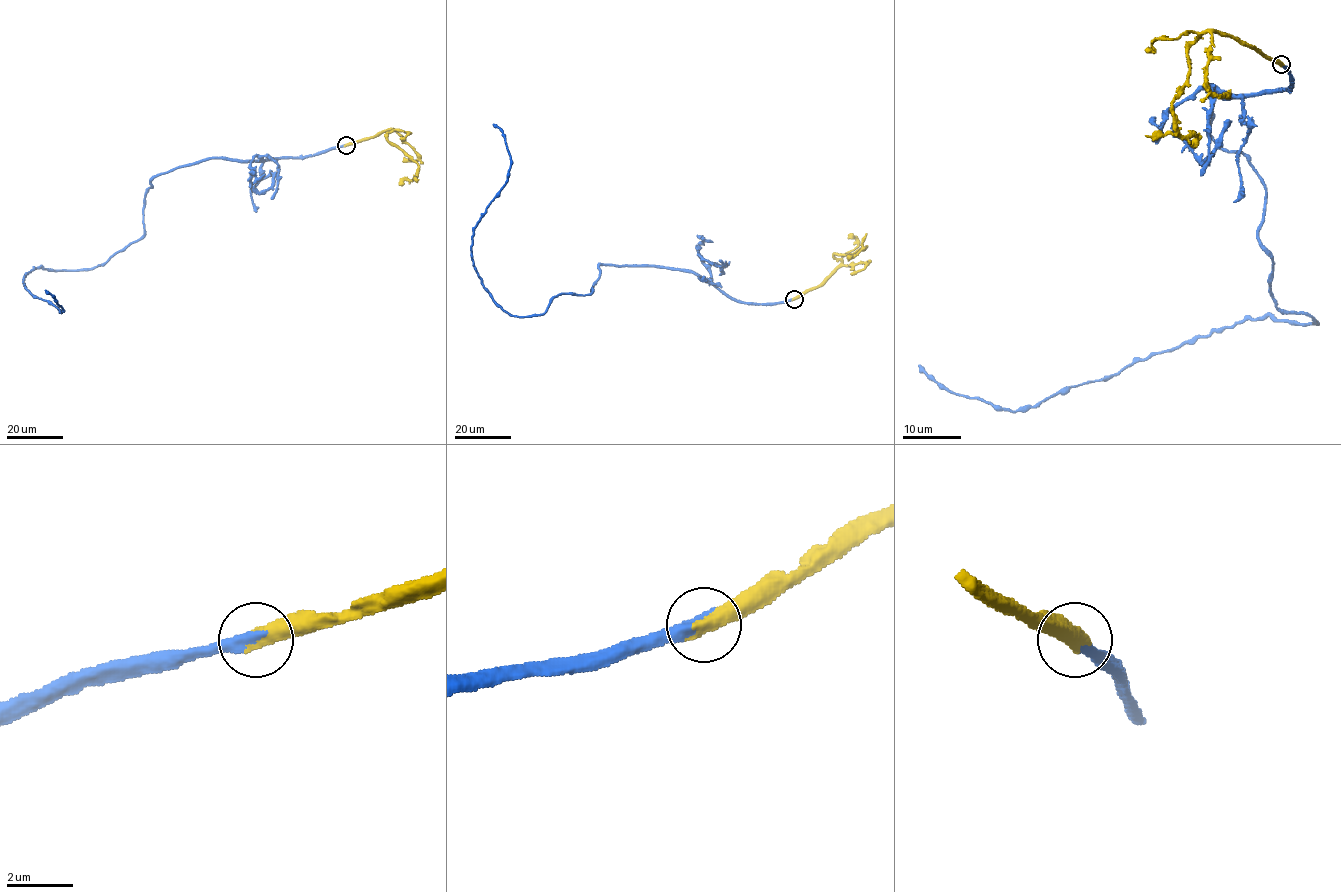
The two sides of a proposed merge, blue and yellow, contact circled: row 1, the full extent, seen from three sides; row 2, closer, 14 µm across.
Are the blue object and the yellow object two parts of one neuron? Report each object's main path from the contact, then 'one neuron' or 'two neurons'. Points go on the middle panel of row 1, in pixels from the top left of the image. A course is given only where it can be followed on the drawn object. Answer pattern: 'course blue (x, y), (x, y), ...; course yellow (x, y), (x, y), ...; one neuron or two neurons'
course blue (793, 299), (745, 303), (692, 271), (600, 264), (590, 293), (510, 316), (471, 250), (509, 171), (493, 124); course yellow (793, 299), (817, 288), (837, 267), (841, 262), (835, 254), (855, 254), (866, 246), (847, 256); one neuron

